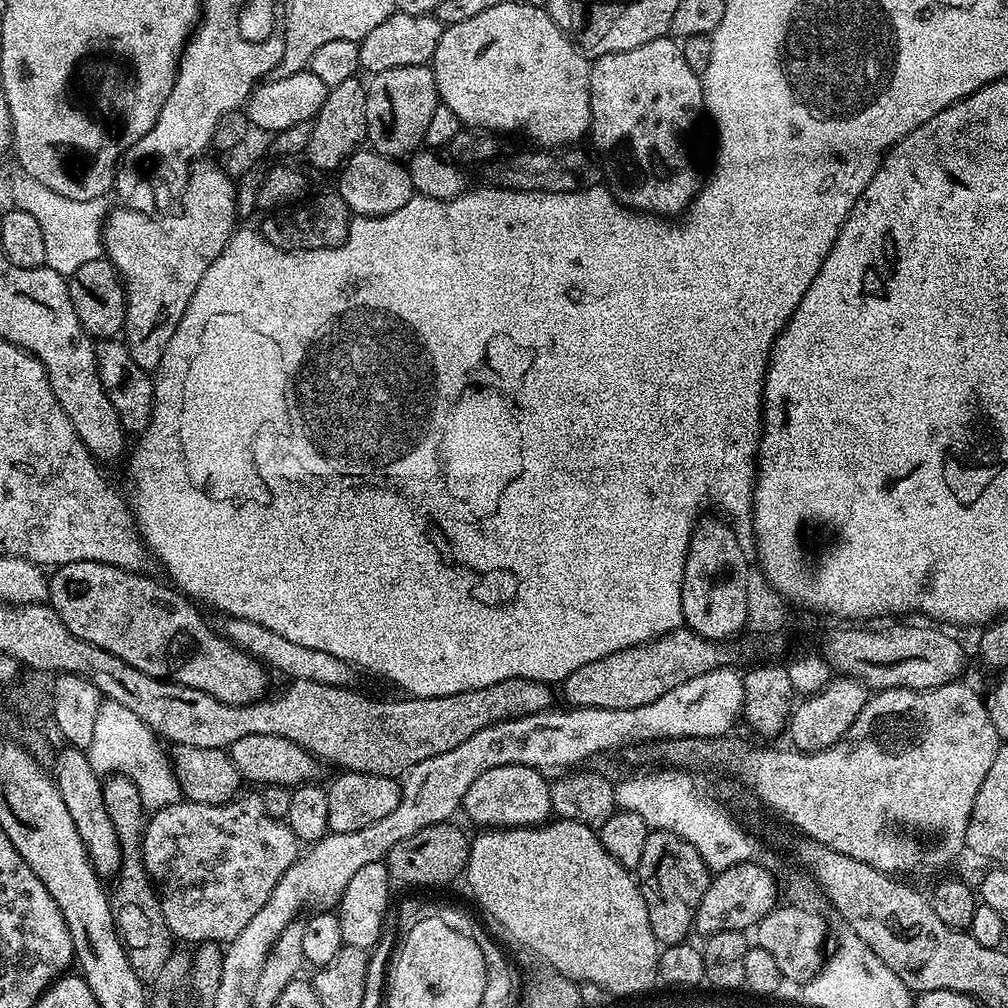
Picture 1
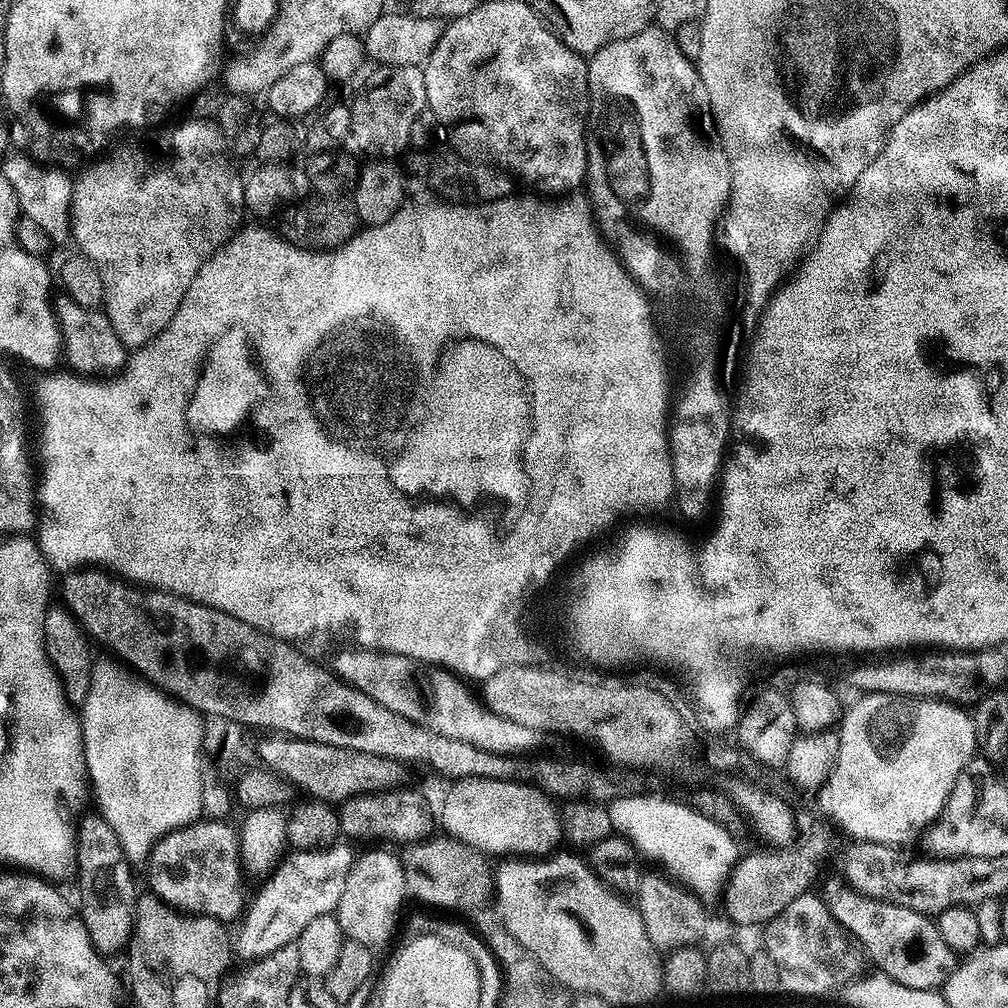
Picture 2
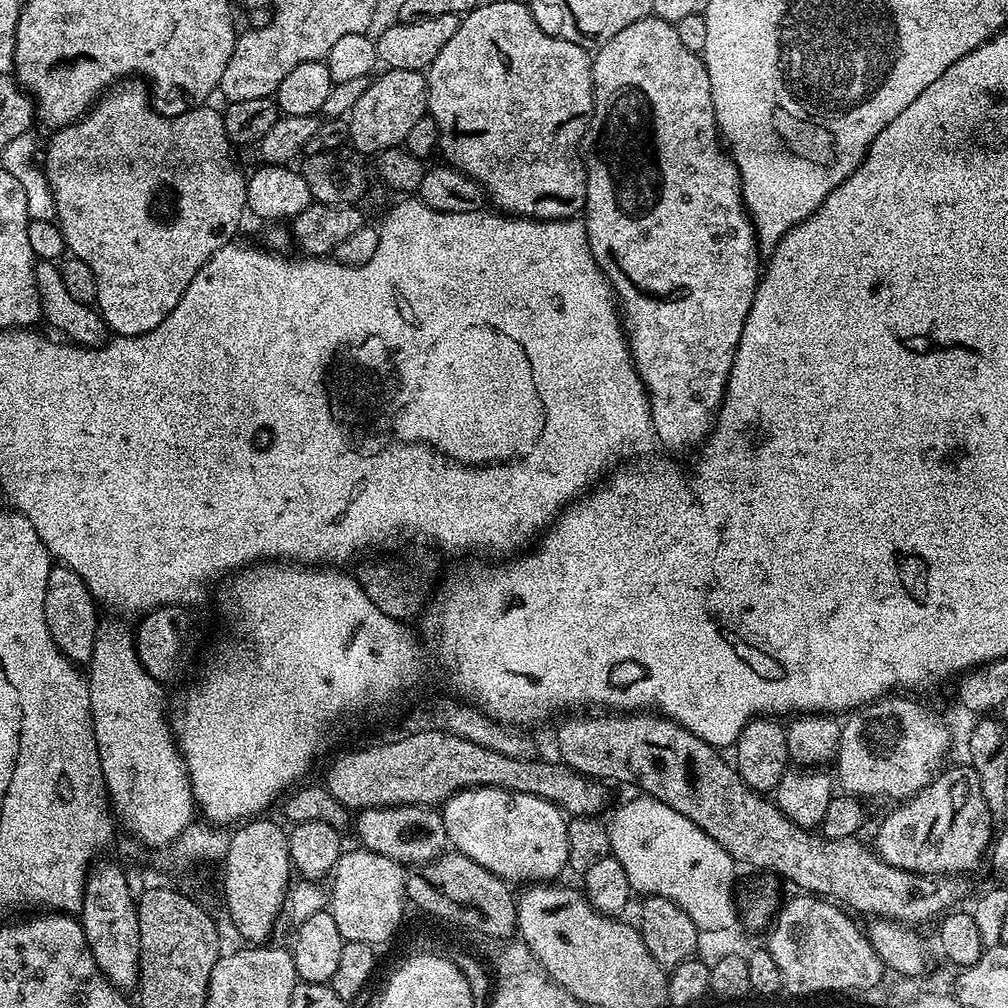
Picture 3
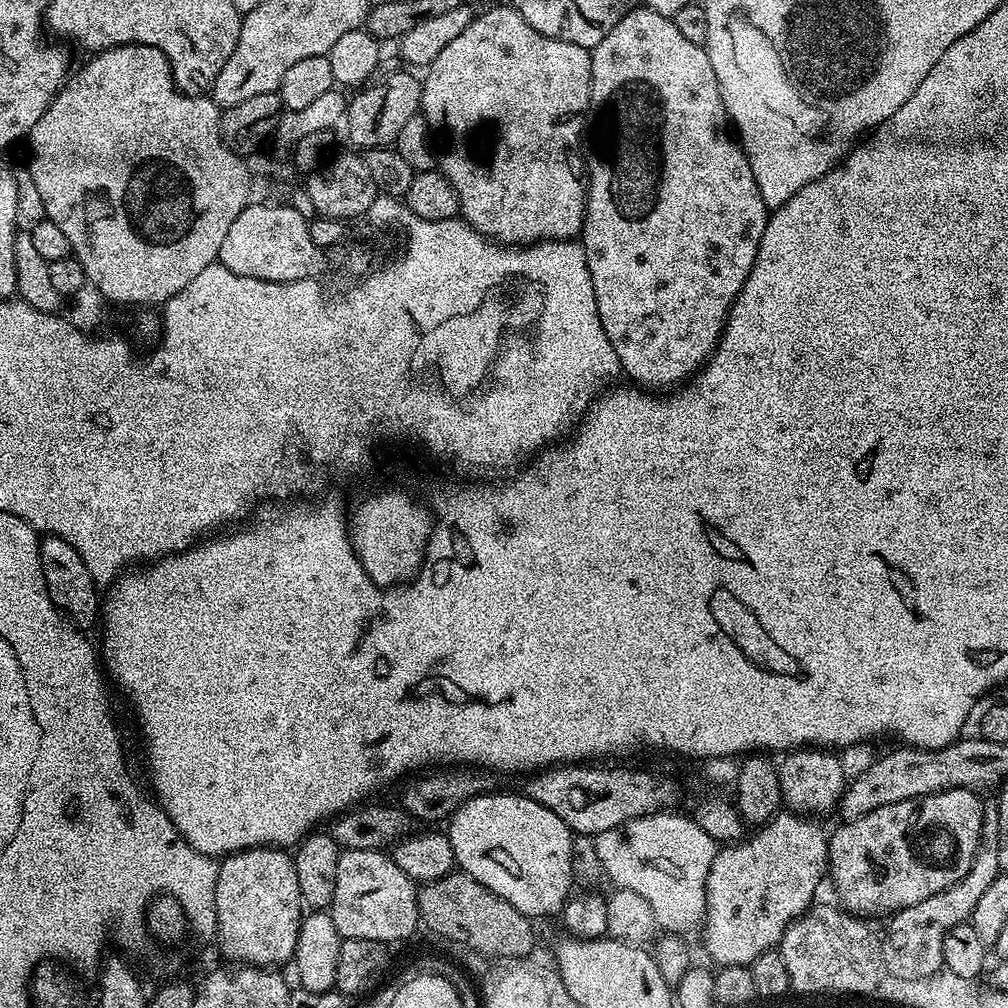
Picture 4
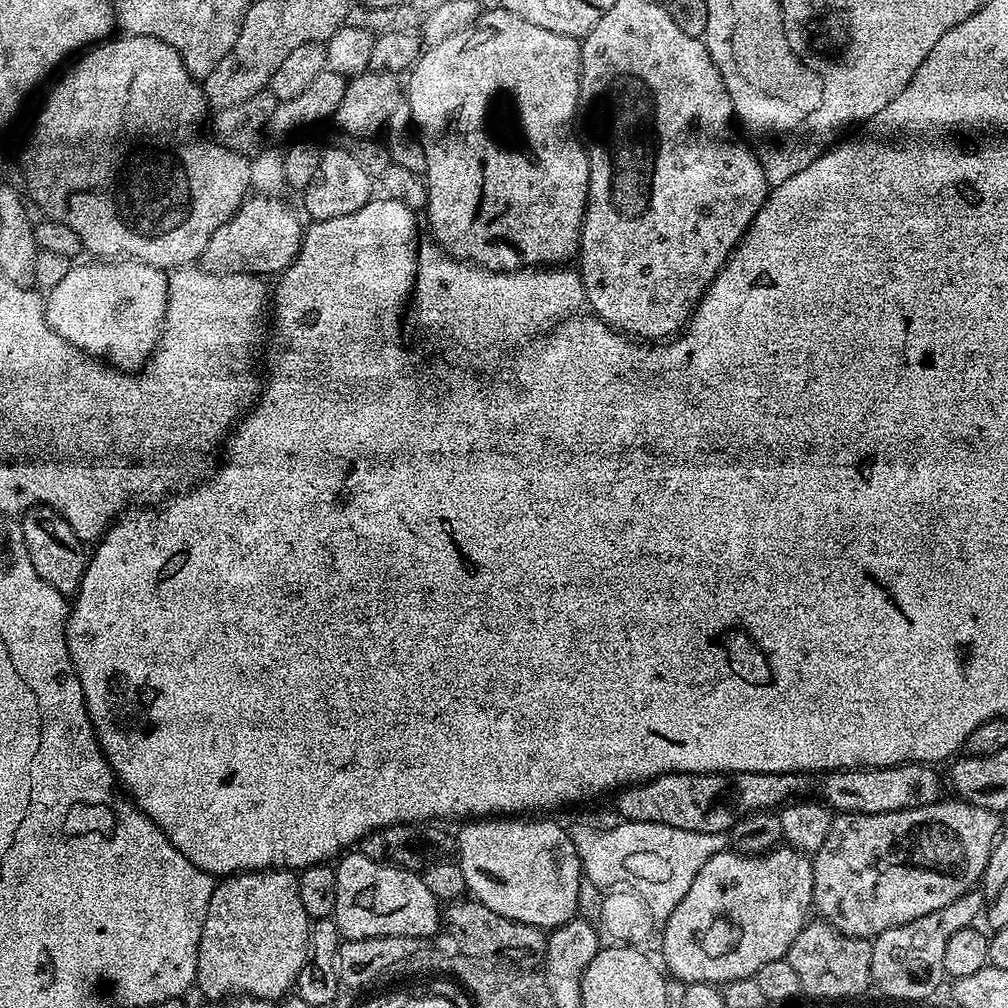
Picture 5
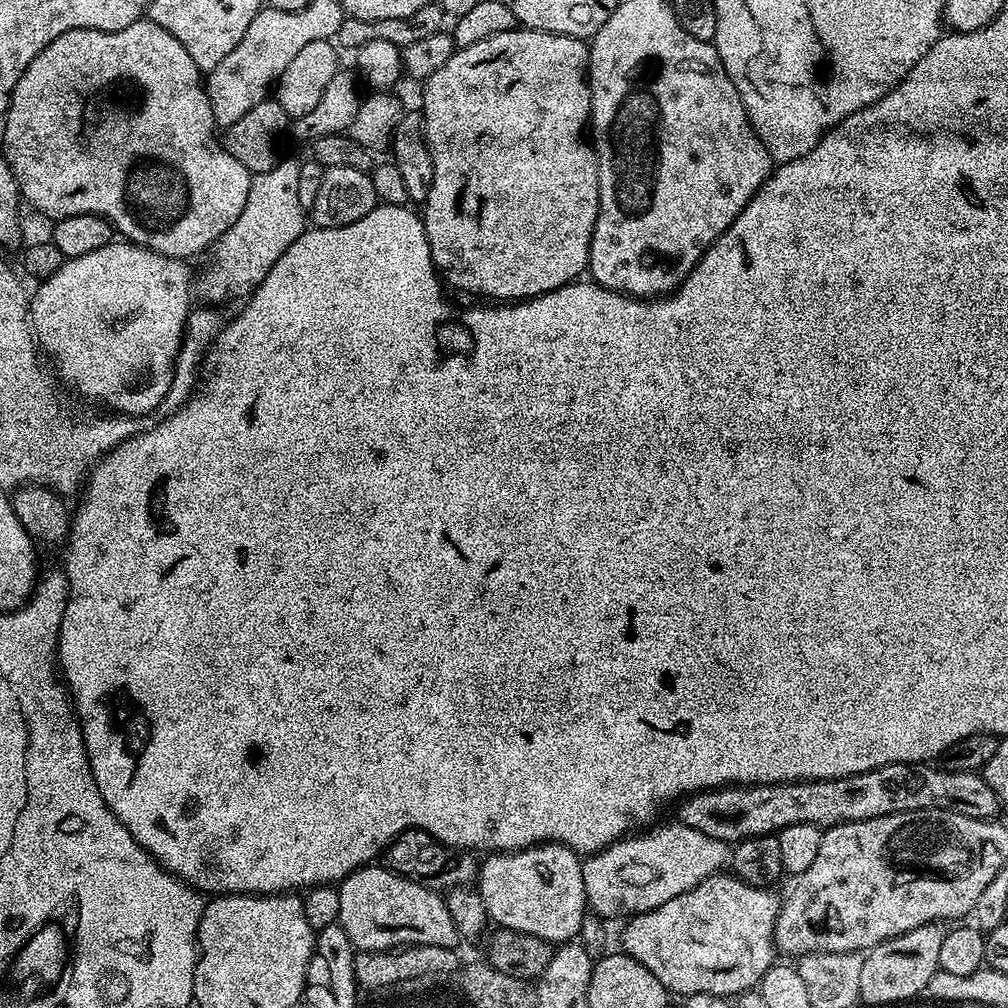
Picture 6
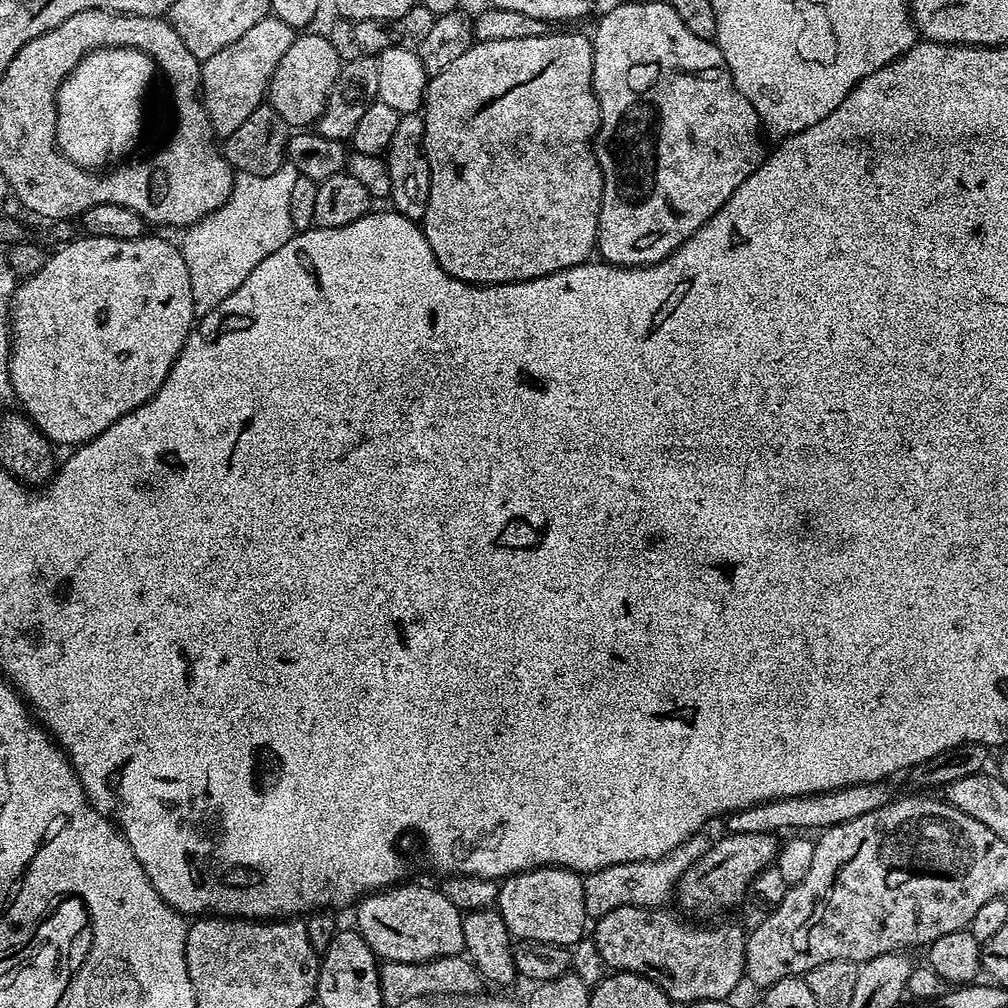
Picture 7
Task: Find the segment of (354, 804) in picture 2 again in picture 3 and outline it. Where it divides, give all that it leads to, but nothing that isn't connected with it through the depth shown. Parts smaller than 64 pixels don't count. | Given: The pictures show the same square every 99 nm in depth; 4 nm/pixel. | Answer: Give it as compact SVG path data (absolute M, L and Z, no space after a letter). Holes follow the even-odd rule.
M403 804L393 808L361 808L354 816L355 828L359 843L368 851L405 866L419 866L436 860L450 848L443 815L435 807Z

